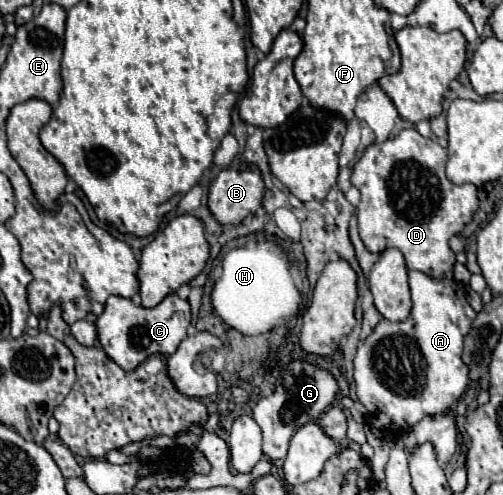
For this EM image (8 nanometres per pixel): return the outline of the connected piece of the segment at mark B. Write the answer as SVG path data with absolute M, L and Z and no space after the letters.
M223 170L213 180L209 188L209 210L215 216L215 220L223 226L237 226L245 220L245 216L251 216L257 212L263 200L263 180L259 170Z

